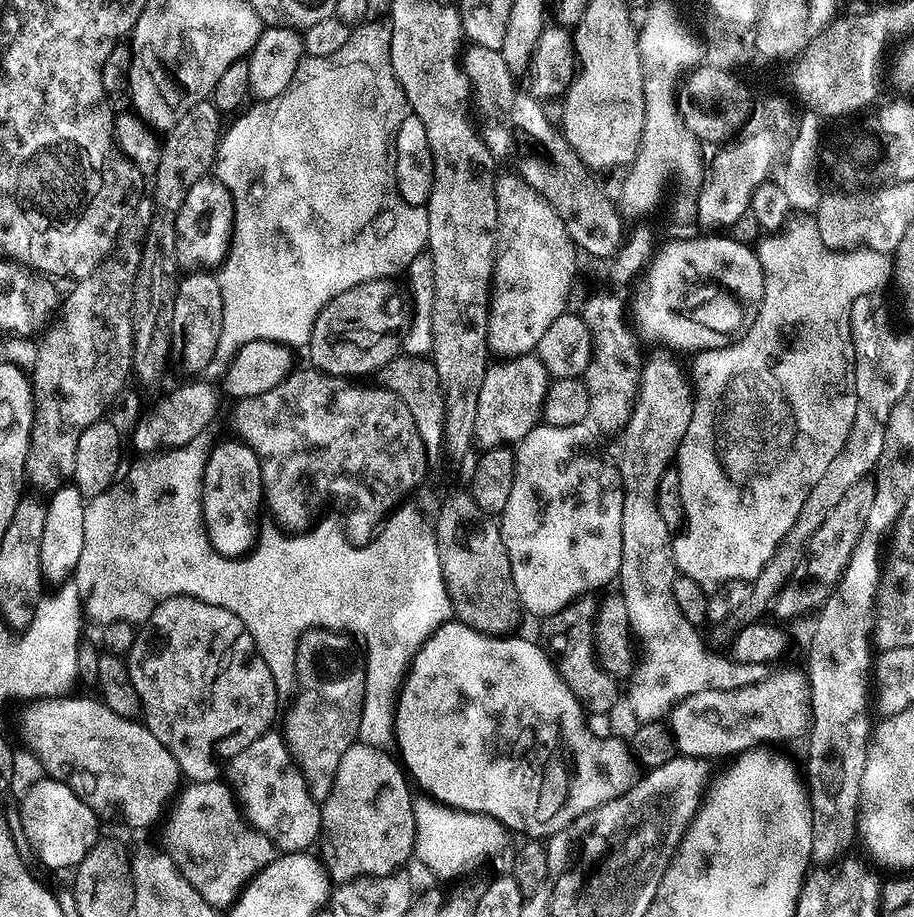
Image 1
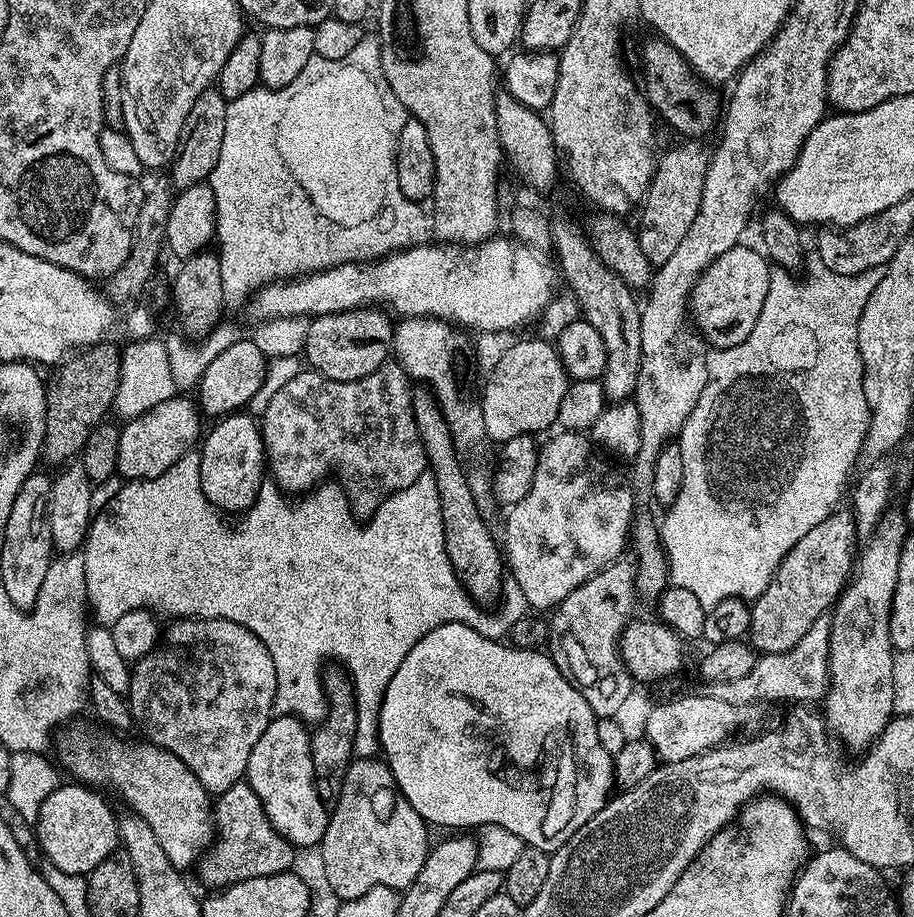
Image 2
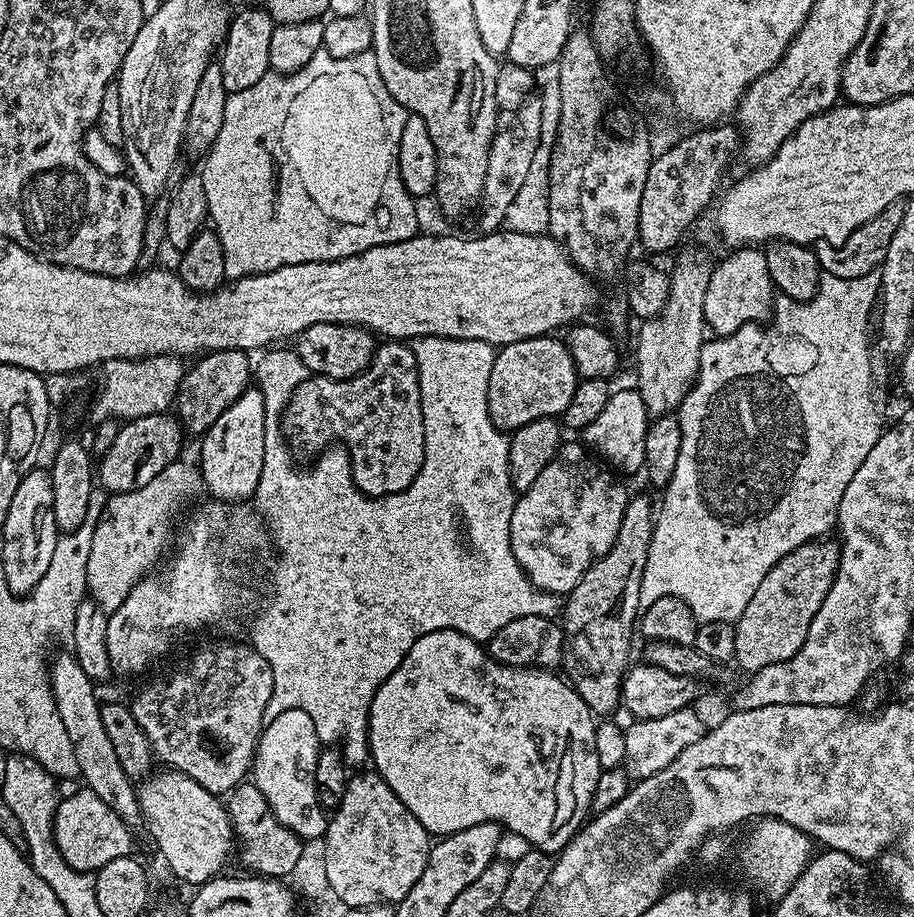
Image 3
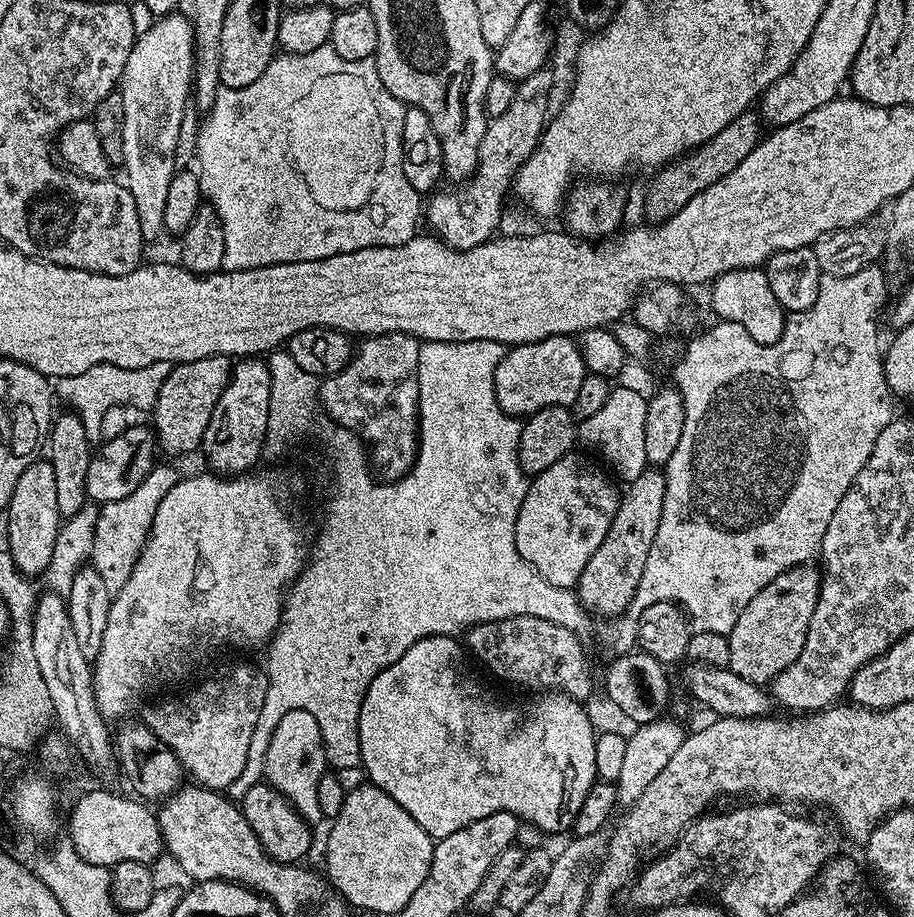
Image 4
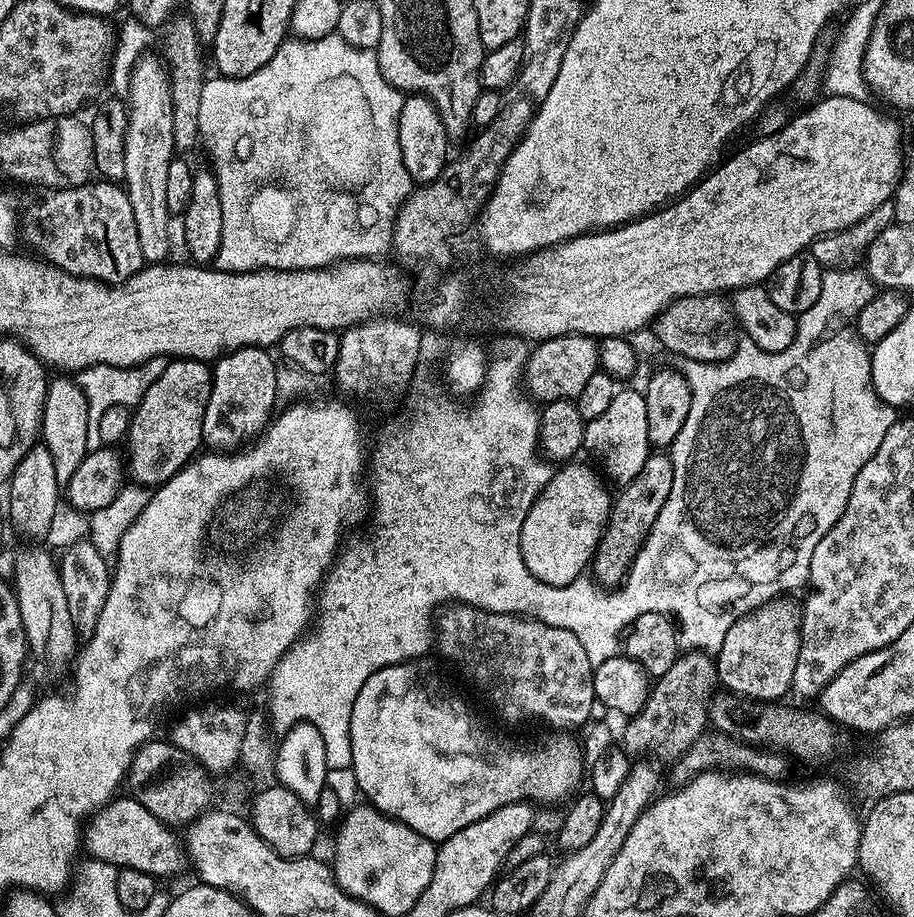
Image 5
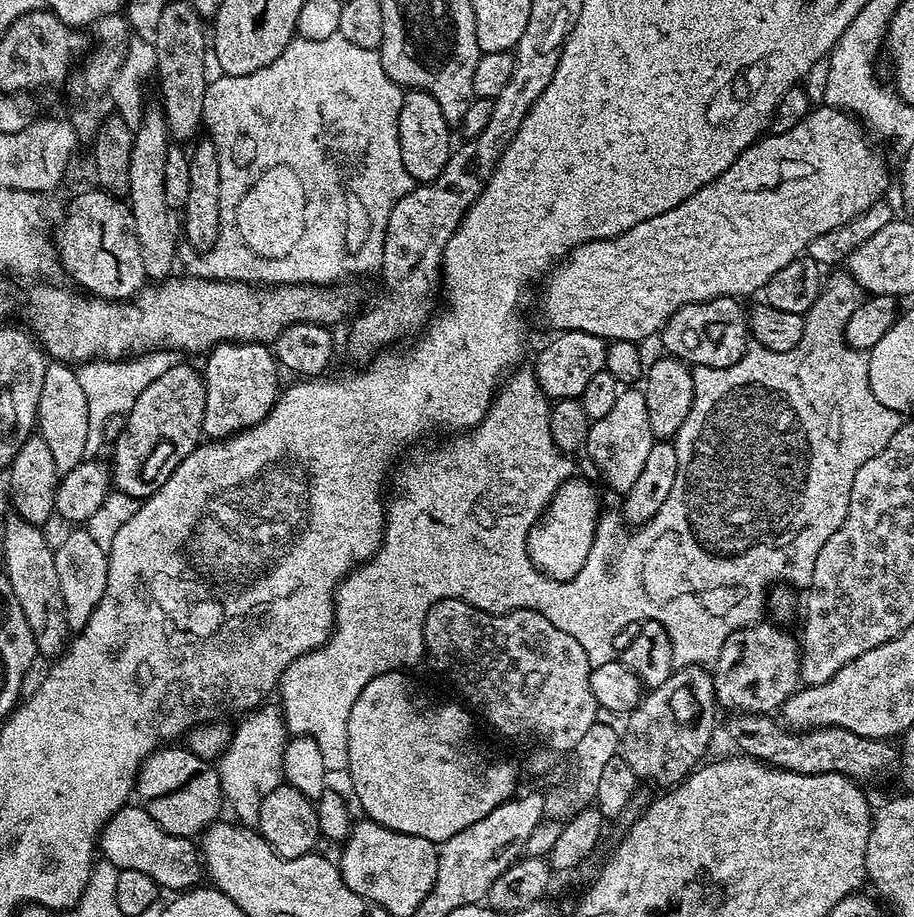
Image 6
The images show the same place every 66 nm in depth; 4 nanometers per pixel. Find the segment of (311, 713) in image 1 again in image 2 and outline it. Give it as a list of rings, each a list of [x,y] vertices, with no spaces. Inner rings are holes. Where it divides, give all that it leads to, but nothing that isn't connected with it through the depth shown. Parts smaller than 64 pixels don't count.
[[[336,670],[323,677],[326,697],[326,715],[315,725],[311,733],[312,761],[314,762],[314,782],[321,798],[326,802],[335,802],[342,790],[346,770],[354,759],[352,747],[356,737],[356,696],[352,693],[352,681],[343,671]]]

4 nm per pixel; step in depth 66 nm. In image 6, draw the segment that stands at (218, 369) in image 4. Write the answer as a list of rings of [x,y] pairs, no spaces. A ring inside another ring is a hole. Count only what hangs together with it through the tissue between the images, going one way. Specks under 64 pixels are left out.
[[[177,362],[166,374],[146,387],[124,416],[124,429],[114,441],[110,467],[117,492],[147,498],[157,492],[174,470],[201,443],[206,414],[203,375],[188,364]]]

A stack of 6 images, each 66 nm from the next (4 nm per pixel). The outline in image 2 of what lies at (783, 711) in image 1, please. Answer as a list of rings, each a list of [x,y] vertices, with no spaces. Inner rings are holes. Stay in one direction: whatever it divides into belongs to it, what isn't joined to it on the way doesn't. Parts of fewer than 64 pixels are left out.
[[[716,694],[680,696],[649,710],[642,736],[657,761],[673,764],[720,747],[729,738],[735,737],[739,728],[750,727],[756,720],[756,711],[755,707],[747,704],[731,704]]]

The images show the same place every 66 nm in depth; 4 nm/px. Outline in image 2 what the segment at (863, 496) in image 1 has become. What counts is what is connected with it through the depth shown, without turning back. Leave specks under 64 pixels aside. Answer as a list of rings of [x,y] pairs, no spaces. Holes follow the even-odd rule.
[[[840,508],[794,544],[766,589],[751,603],[748,640],[755,651],[768,655],[792,649],[814,621],[831,609],[851,577],[858,537],[856,517],[849,509]]]

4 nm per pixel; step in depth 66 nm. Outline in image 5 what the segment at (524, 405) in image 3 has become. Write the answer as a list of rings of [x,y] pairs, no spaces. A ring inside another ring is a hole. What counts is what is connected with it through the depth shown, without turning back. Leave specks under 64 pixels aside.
[[[551,336],[549,340],[539,341],[529,351],[522,371],[522,384],[526,392],[528,387],[527,395],[533,401],[575,400],[578,394],[582,394],[590,374],[598,371],[599,362],[600,351],[593,337]]]

